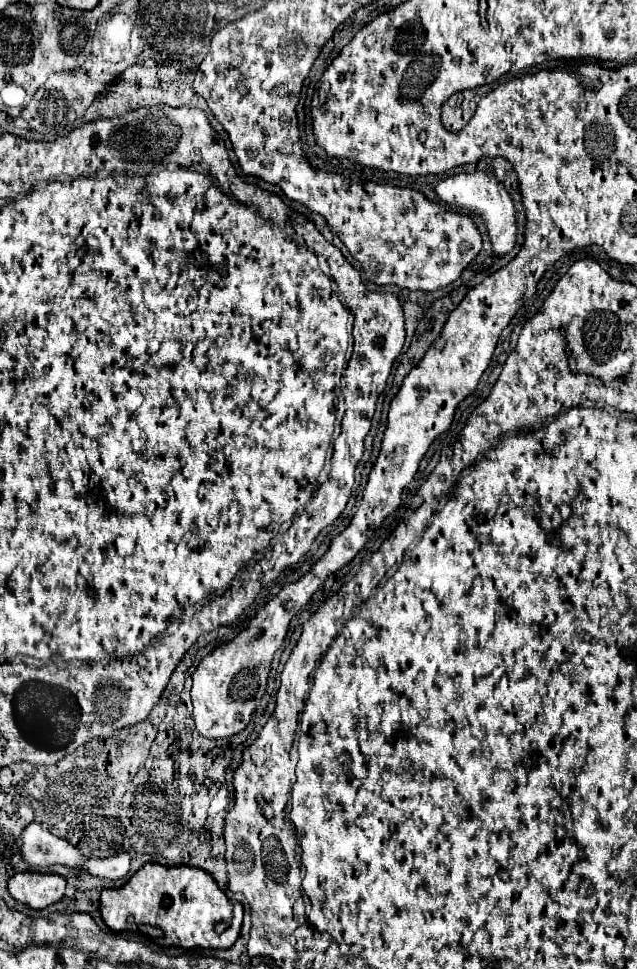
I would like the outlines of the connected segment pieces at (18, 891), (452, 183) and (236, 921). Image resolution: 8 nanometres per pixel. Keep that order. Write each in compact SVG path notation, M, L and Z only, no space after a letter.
M15 873L7 889L11 897L31 909L45 909L51 903L57 903L65 895L65 879L59 875L45 873Z
M485 171L459 173L459 175L443 179L435 189L437 189L437 195L443 203L457 205L461 209L467 209L471 213L479 213L483 217L495 253L505 255L513 249L513 245L517 241L517 213L515 213L515 205L513 205L509 191L501 185L499 179L495 179L495 175L485 173Z
M147 863L123 887L103 889L99 903L101 903L99 905L101 917L109 929L137 931L139 925L151 925L161 931L161 937L157 939L161 945L177 945L183 949L191 947L229 949L237 941L243 923L243 905L239 901L227 899L227 895L219 889L219 885L215 885L215 879L207 871L189 865L165 867L159 863Z

